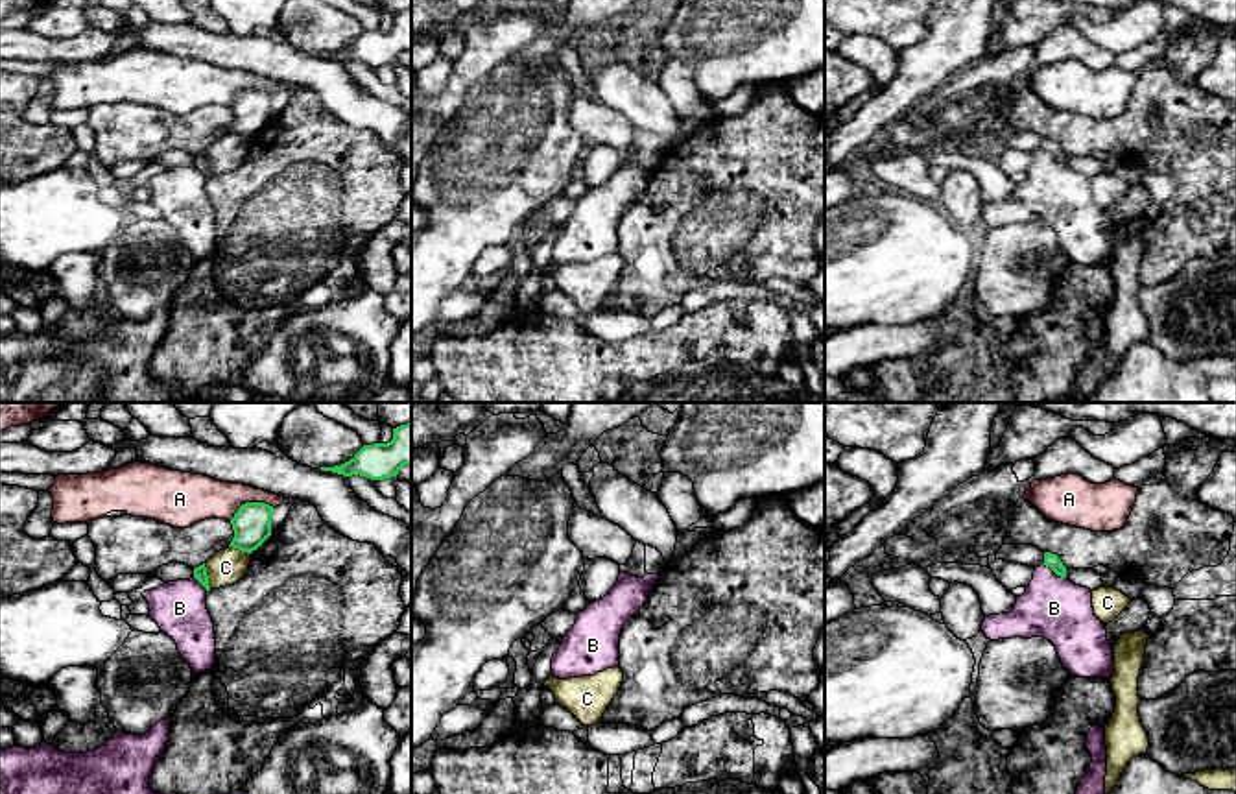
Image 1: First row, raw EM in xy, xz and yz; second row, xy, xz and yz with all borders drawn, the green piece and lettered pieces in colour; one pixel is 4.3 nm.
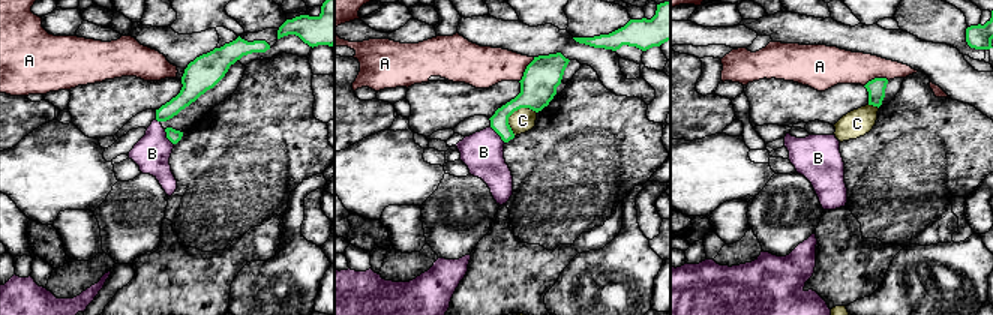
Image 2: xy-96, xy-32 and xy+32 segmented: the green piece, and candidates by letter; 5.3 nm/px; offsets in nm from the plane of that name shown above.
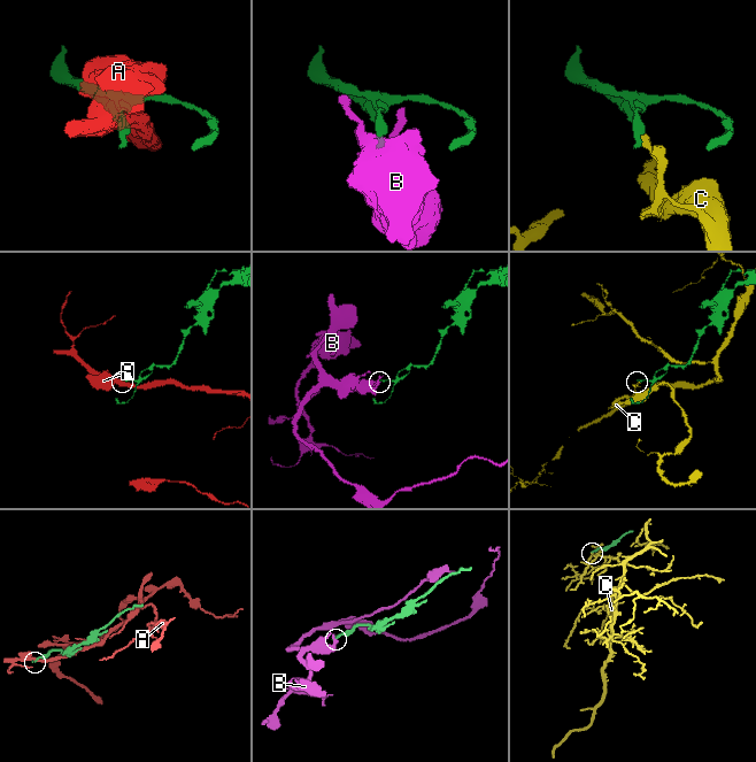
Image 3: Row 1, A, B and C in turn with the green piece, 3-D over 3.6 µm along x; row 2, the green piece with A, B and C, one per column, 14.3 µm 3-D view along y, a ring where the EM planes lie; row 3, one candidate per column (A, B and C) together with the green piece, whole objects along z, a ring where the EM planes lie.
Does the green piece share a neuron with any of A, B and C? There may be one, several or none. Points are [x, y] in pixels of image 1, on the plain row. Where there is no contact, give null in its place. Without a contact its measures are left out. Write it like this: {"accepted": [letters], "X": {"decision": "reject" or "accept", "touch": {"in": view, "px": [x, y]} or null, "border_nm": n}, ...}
{"accepted": [], "A": {"decision": "reject", "touch": {"in": "xy", "px": [249, 89]}, "border_nm": 200}, "B": {"decision": "reject", "touch": {"in": "yz", "px": [1054, 157]}, "border_nm": 120}, "C": {"decision": "reject", "touch": {"in": "xy", "px": [207, 163]}, "border_nm": 120}}

